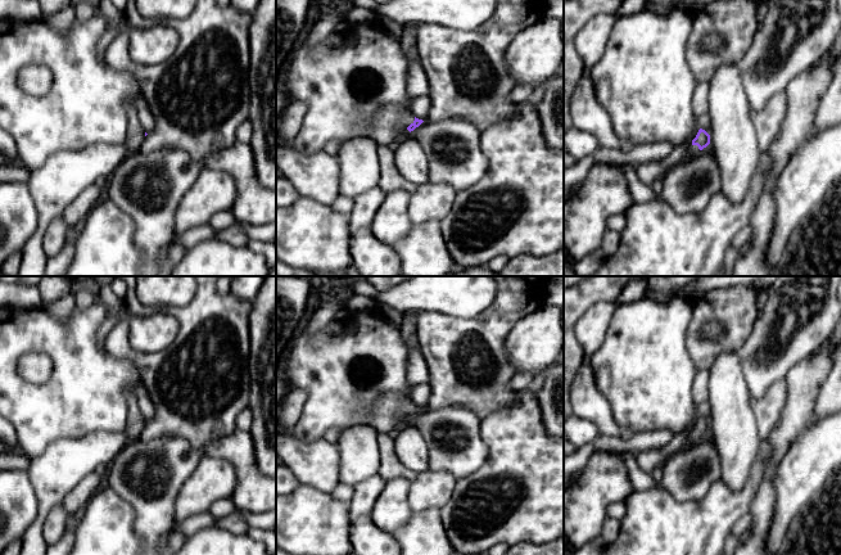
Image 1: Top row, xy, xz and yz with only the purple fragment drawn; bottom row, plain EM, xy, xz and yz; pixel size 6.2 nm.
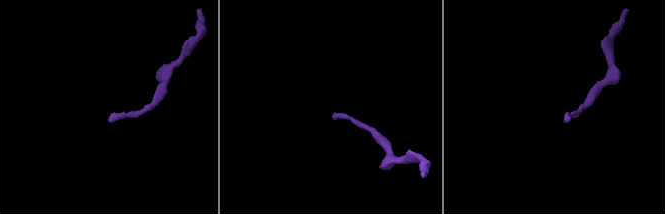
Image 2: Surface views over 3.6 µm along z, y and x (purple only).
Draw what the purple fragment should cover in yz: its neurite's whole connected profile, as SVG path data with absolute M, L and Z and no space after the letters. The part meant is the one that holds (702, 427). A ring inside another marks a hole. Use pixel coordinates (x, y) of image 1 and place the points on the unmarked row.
M700 416L696 425L692 428L692 433L689 434L684 447L697 443L709 432L710 423L705 418Z

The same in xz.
M395 393L383 394L377 398L368 423L377 434L388 434L401 427L398 418L407 416L410 420L419 415L424 409L416 406L410 397Z

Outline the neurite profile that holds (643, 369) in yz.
M645 298L616 306L591 366L616 424L628 434L659 429L677 434L692 429L701 416L692 397L698 370L687 351L691 320L691 306L684 298L668 303Z

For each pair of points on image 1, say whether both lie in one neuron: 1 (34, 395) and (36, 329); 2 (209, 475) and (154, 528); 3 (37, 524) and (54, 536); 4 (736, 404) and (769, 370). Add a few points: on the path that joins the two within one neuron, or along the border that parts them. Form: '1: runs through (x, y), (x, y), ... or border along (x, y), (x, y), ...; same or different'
1: runs through (52, 383), (59, 375), (59, 352), (54, 347); same
2: border along (186, 481), (176, 497), (175, 522); different
3: border along (45, 518), (43, 527), (44, 541); different
4: border along (740, 361), (740, 369), (750, 397); different

